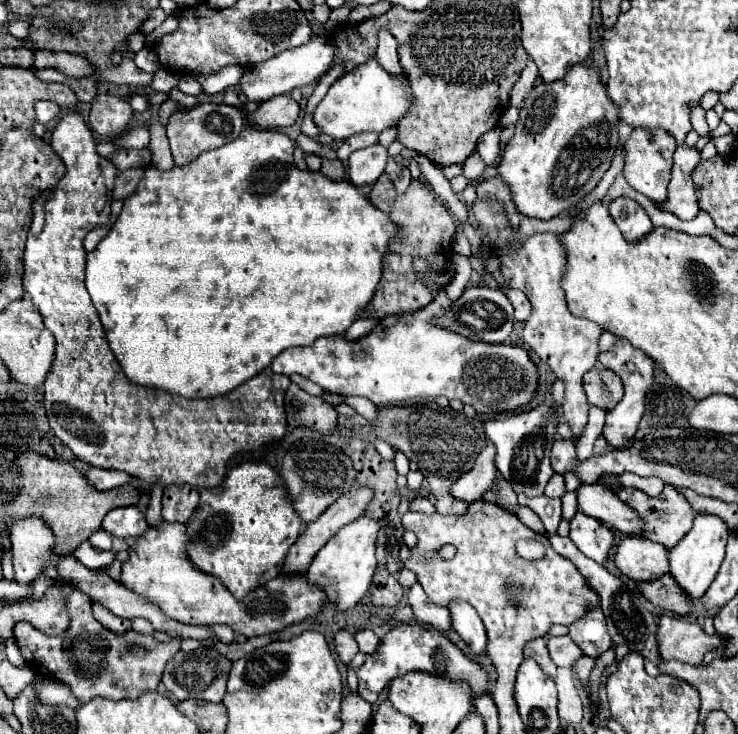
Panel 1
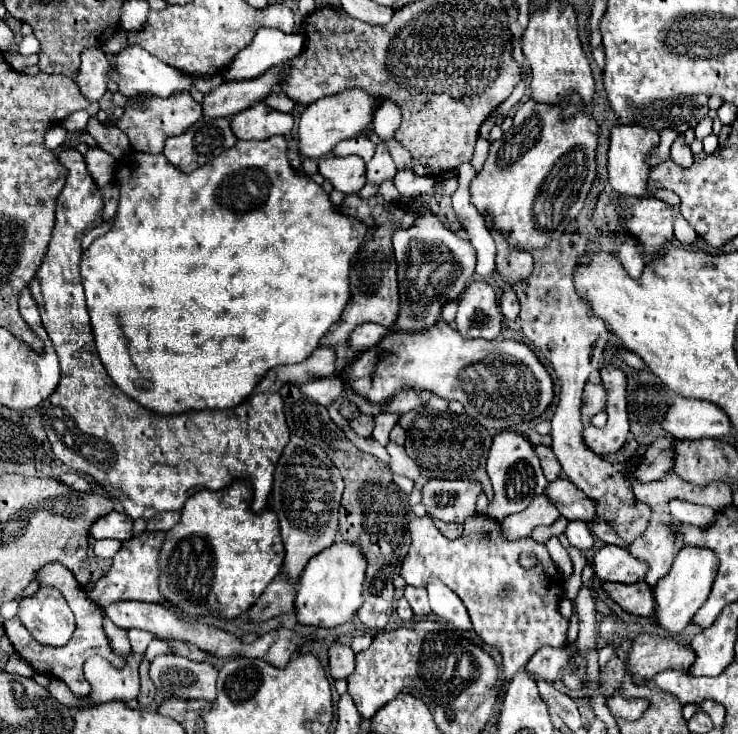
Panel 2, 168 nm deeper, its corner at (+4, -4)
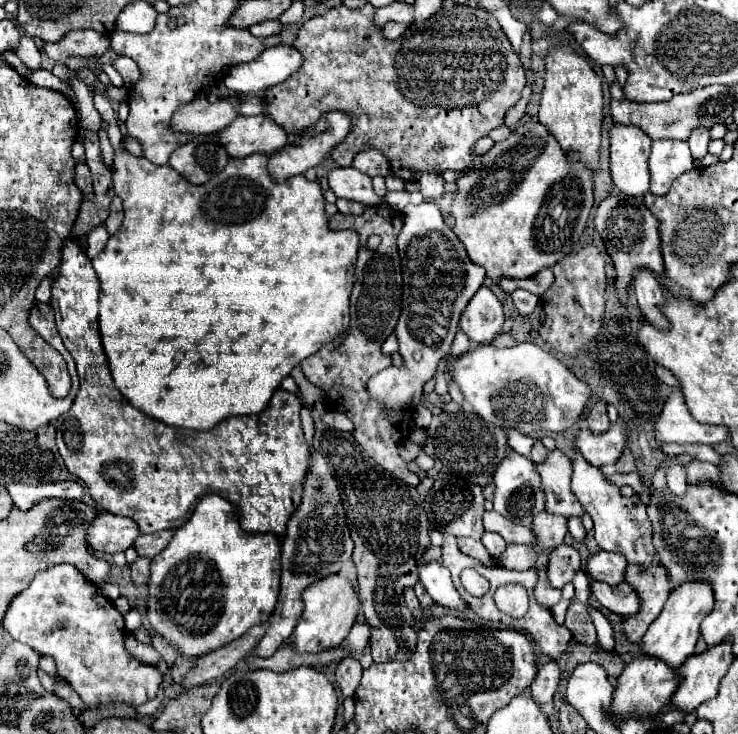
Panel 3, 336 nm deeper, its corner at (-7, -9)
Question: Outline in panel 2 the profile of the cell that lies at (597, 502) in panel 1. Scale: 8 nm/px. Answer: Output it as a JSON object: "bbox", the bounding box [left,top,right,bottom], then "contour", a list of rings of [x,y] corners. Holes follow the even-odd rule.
{"bbox":[545,479,597,523],"contour":[[[557,479],[547,485],[545,493],[557,505],[559,513],[569,521],[579,519],[579,521],[591,523],[597,513],[597,503],[589,499],[585,493],[581,493],[581,489],[577,489],[577,485],[573,485],[571,481]]]}

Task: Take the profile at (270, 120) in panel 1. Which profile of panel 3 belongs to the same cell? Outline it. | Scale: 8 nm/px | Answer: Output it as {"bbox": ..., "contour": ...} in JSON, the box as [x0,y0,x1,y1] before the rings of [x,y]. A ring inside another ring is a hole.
{"bbox":[220,116,288,158],"contour":[[[238,116],[220,132],[220,142],[230,158],[244,158],[256,152],[276,152],[288,144],[284,128],[266,116]]]}

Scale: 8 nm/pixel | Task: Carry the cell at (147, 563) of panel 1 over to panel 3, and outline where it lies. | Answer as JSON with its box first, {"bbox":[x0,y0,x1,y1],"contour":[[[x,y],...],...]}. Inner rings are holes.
{"bbox":[132,558,150,586],"contour":[[[138,558],[132,564],[132,578],[136,586],[146,586],[148,584],[148,570],[150,570],[150,560],[148,558]]]}

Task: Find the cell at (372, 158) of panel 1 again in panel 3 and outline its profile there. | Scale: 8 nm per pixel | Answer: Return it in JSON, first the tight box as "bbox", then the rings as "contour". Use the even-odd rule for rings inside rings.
{"bbox":[328,168,382,206],"contour":[[[334,168],[328,174],[328,186],[338,198],[362,202],[368,206],[382,204],[382,198],[378,198],[372,190],[372,178],[356,168]]]}

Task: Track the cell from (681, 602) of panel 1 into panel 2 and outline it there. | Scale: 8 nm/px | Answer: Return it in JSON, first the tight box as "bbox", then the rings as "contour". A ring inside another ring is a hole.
{"bbox":[603,581,655,617],"contour":[[[637,581],[633,585],[605,583],[603,587],[613,597],[613,601],[619,603],[625,611],[639,617],[655,615],[655,593],[645,581]]]}

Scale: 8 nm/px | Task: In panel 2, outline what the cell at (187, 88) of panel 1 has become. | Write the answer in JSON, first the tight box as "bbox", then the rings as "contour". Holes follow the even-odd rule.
{"bbox":[115,45,191,97],"contour":[[[131,45],[115,57],[115,67],[123,81],[119,91],[127,97],[137,93],[151,93],[157,97],[169,97],[175,91],[189,91],[191,77],[165,65],[141,45]]]}

